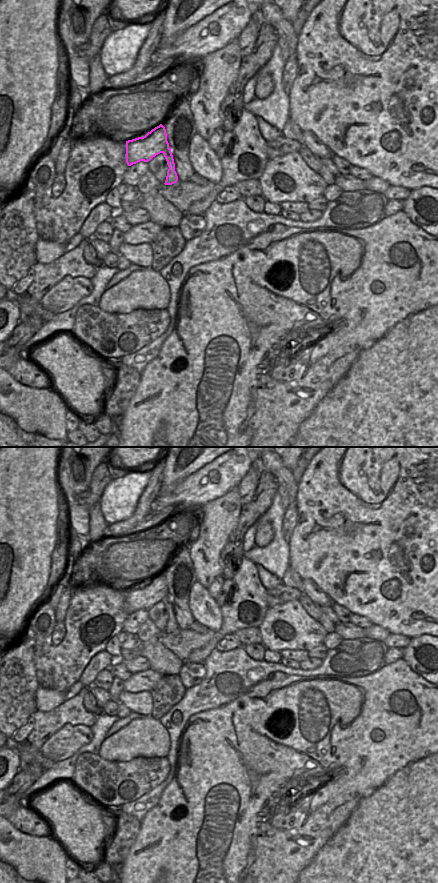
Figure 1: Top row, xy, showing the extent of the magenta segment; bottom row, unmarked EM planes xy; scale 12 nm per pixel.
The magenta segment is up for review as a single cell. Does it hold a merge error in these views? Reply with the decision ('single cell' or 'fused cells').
fused cells

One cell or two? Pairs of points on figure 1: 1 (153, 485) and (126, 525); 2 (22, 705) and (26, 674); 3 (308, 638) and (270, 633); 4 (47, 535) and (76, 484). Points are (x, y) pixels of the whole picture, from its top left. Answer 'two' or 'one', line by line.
1: one
2: one
3: one
4: two

